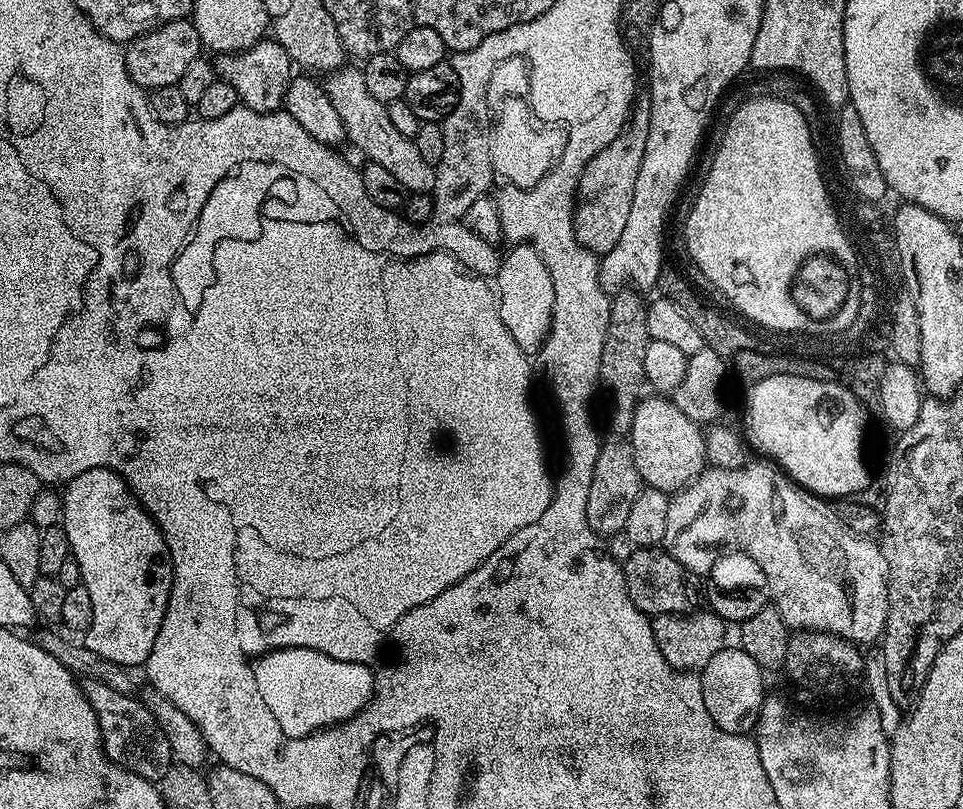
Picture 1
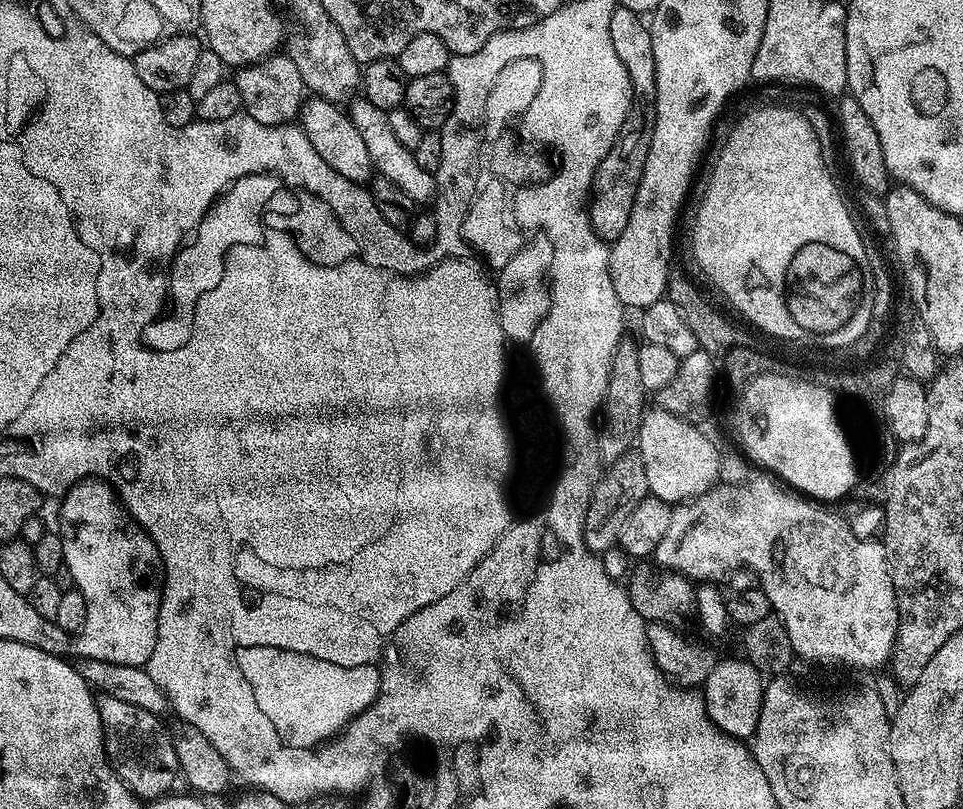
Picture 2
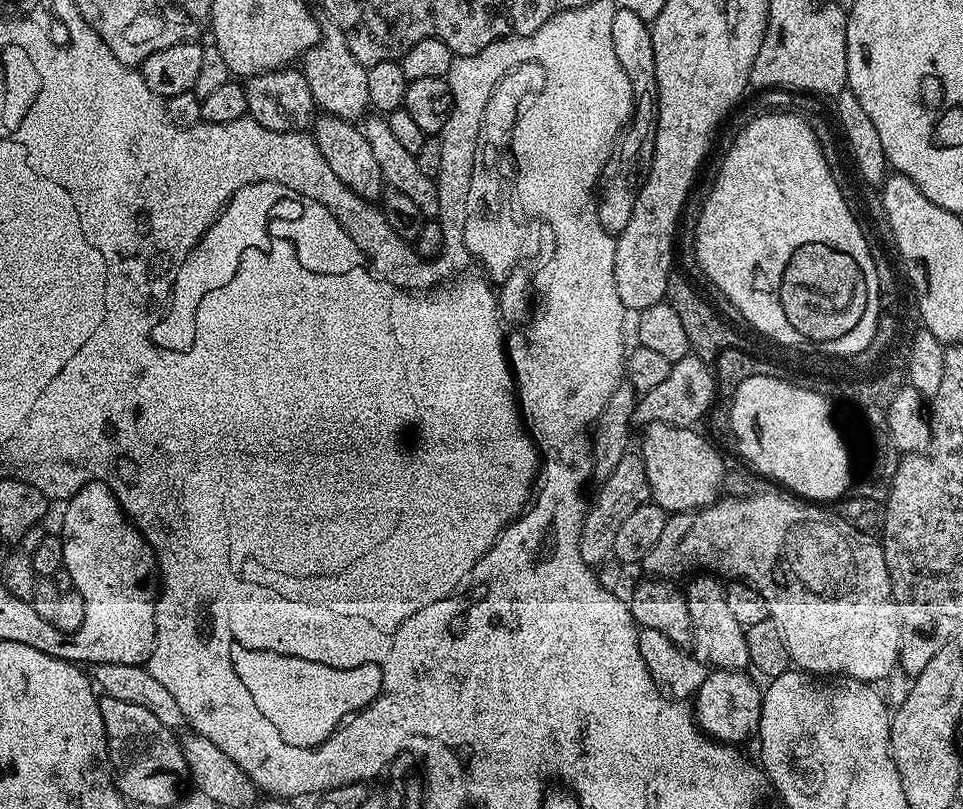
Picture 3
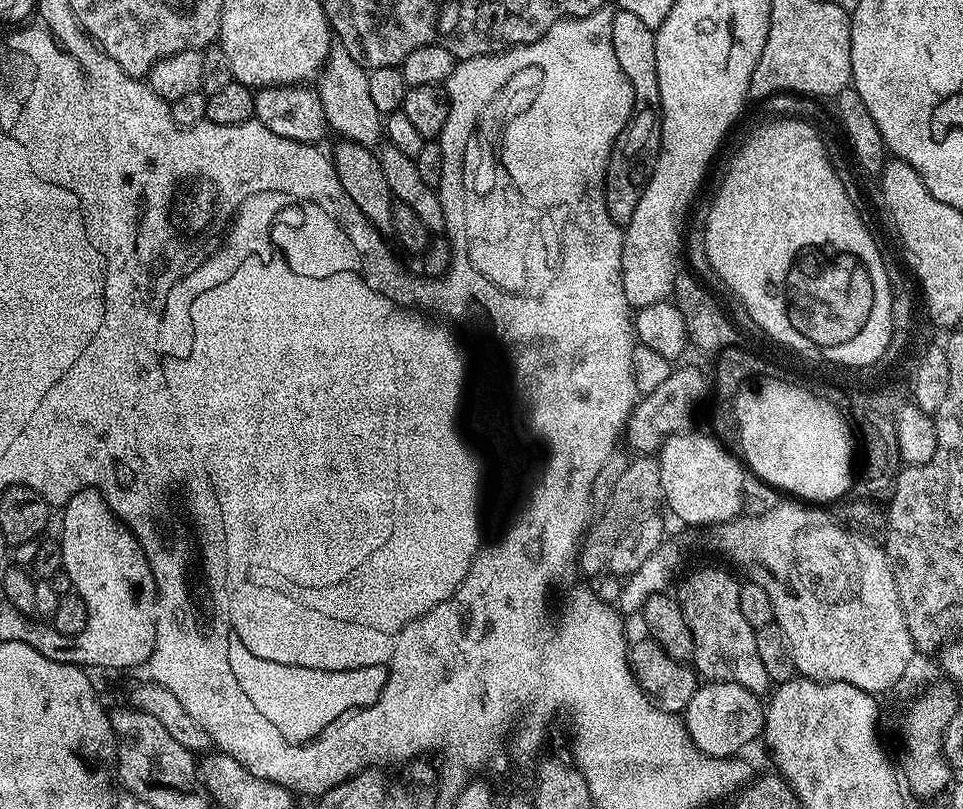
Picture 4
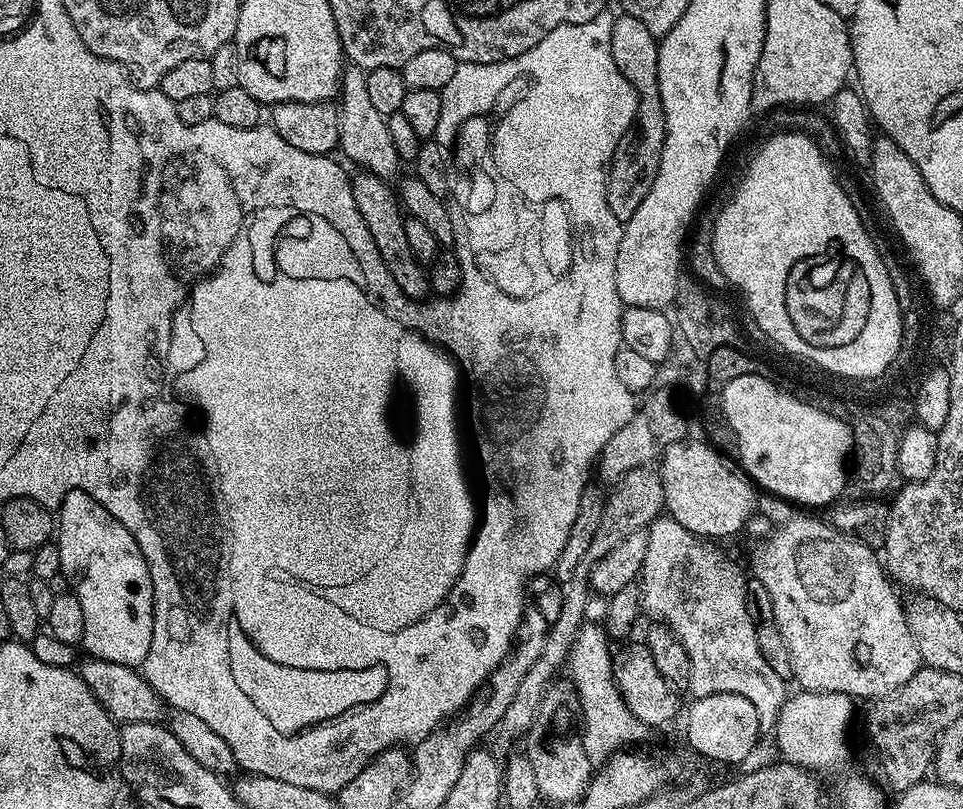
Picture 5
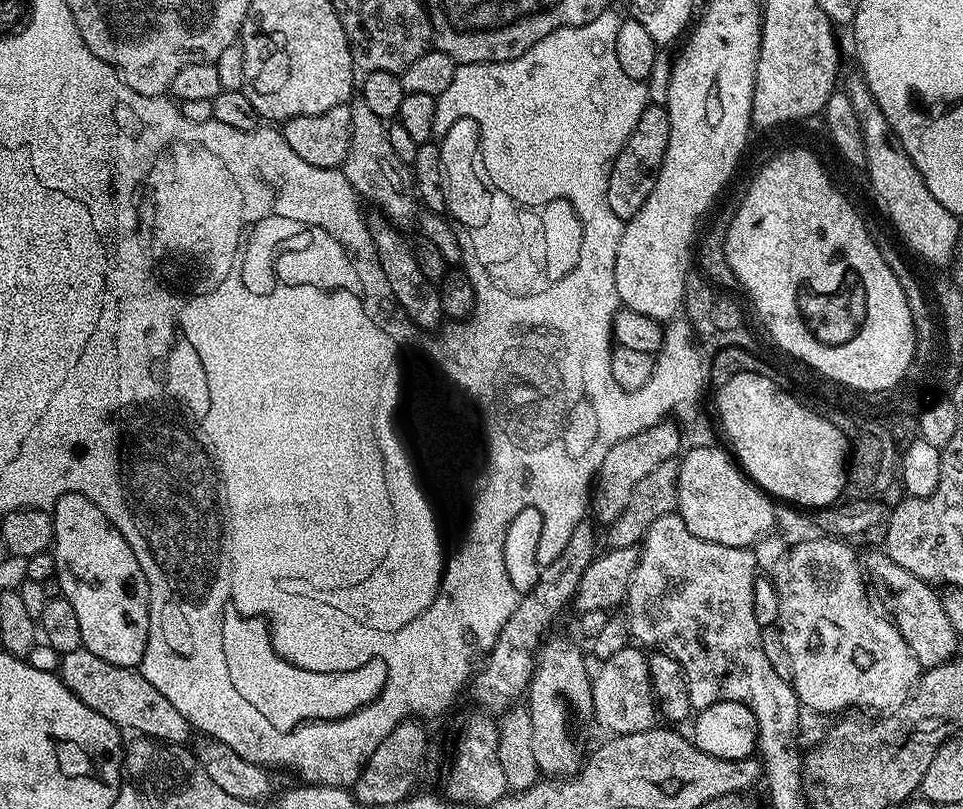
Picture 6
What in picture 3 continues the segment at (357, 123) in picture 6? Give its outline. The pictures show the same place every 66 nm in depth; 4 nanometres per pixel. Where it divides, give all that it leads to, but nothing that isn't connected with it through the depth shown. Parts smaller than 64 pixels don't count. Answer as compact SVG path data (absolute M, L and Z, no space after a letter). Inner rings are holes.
M325 23L321 27L320 41L302 57L302 71L317 109L322 108L320 110L329 115L353 122L359 121L369 111L368 69L354 58L354 54L350 54L350 46L346 46L346 38L342 38L342 30L338 30L338 26Z

